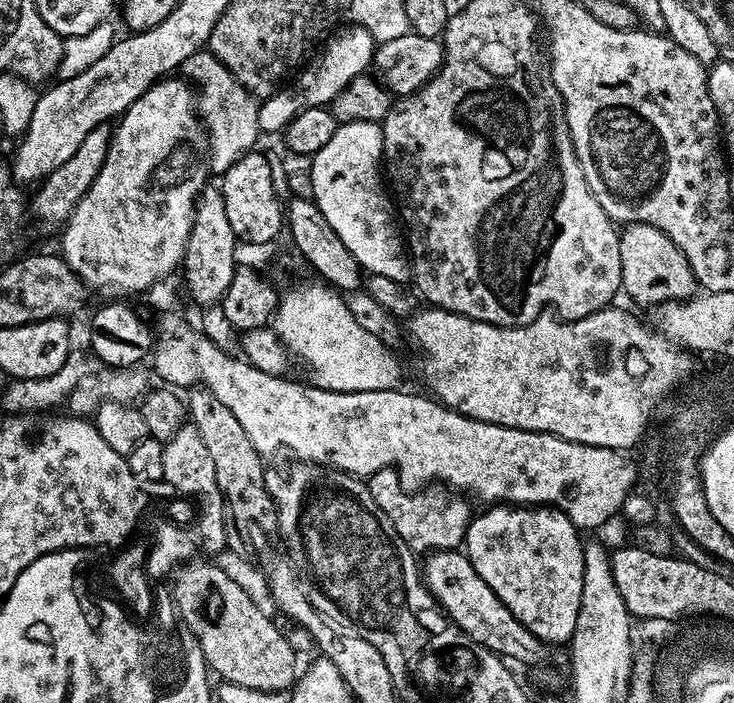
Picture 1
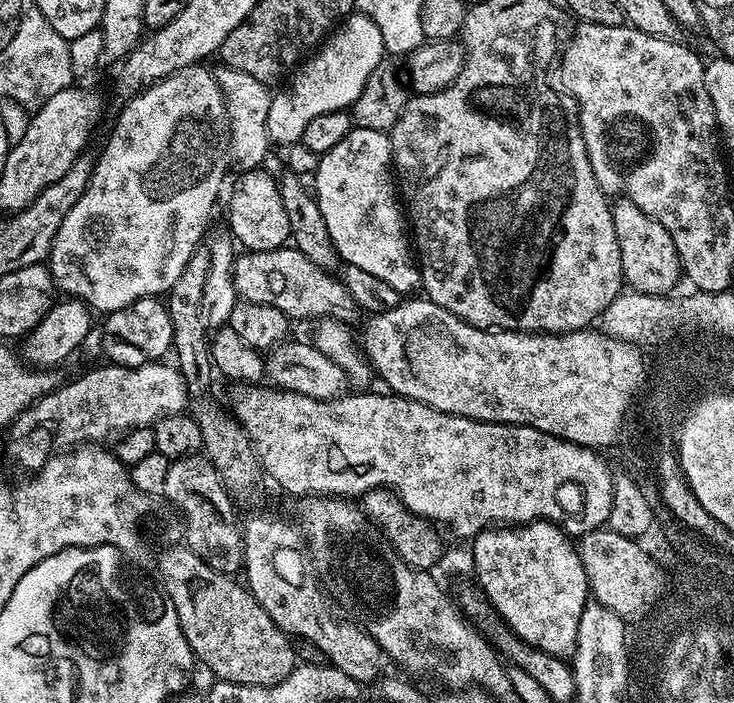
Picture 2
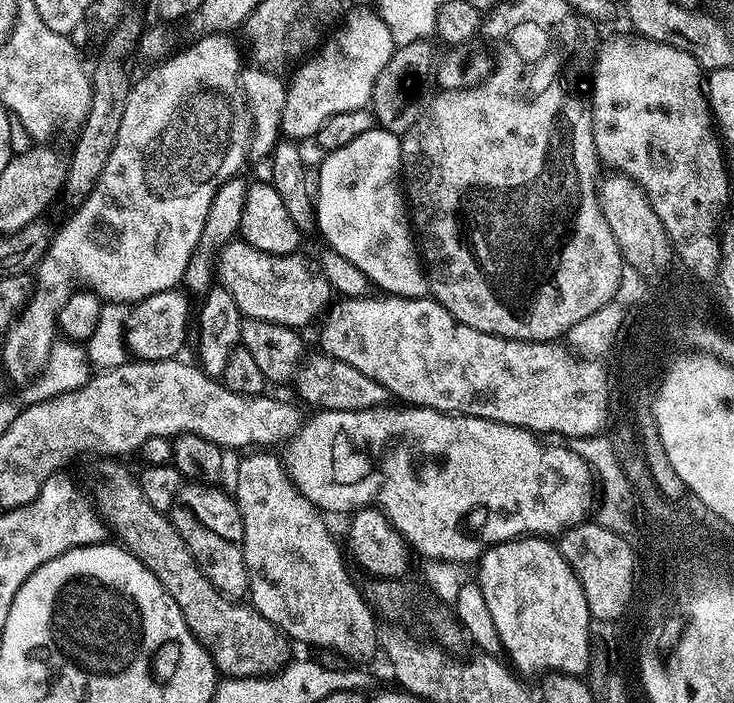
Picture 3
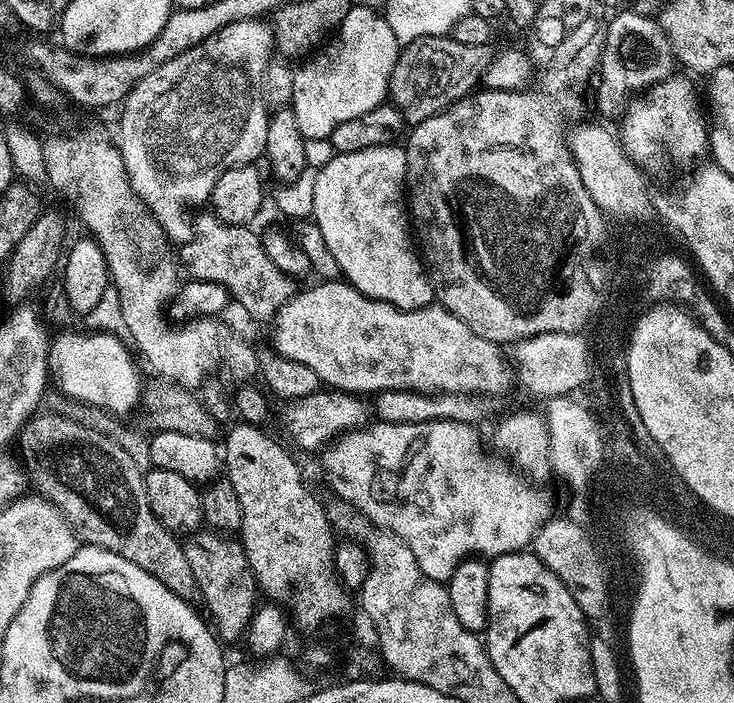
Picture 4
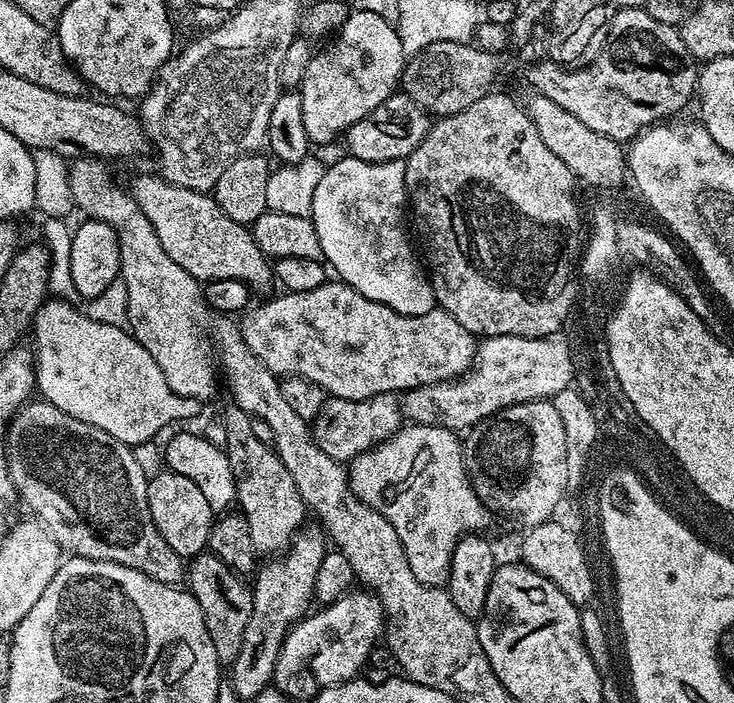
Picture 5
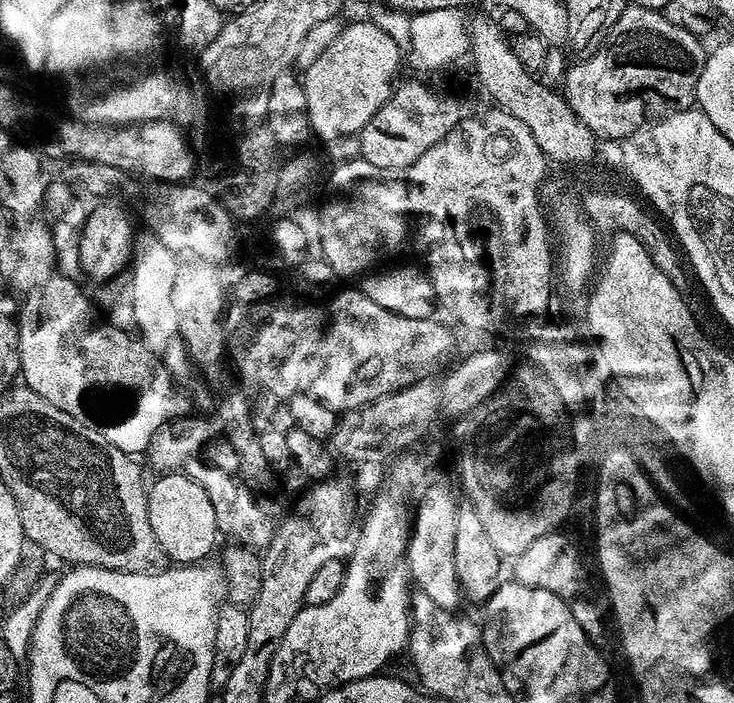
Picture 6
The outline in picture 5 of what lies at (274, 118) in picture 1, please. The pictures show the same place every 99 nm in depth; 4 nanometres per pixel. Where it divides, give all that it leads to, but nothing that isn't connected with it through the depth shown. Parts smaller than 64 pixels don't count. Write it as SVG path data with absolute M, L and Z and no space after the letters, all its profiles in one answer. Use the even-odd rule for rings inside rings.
M349 11L346 22L332 42L325 52L320 52L317 56L315 53L309 59L304 79L298 85L302 98L302 123L306 126L306 134L313 145L335 141L337 137L347 132L349 126L358 122L358 118L366 118L366 114L370 114L374 106L378 106L387 96L397 91L406 61L397 25L378 17L377 14Z

